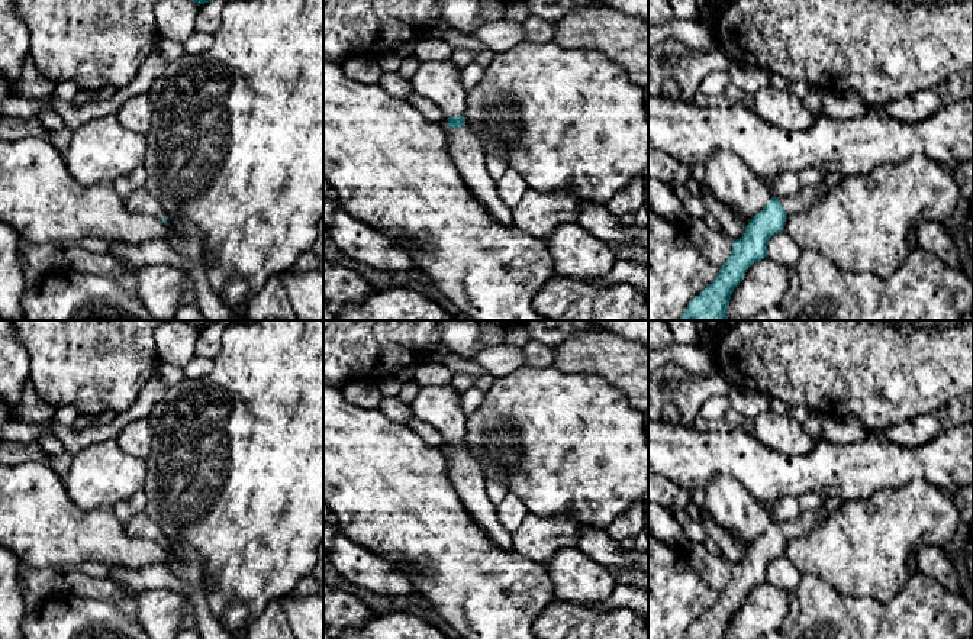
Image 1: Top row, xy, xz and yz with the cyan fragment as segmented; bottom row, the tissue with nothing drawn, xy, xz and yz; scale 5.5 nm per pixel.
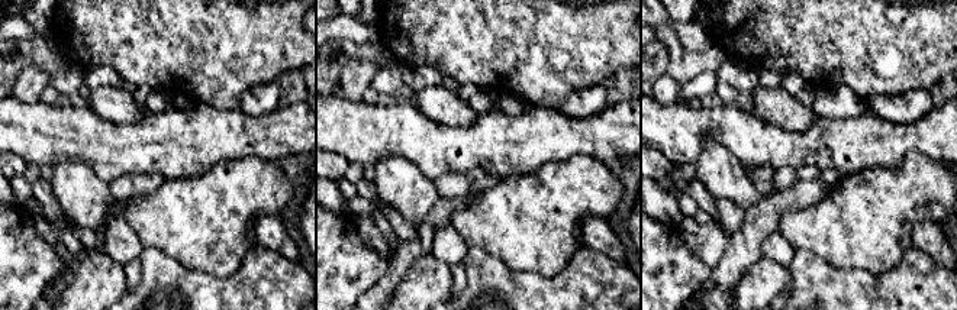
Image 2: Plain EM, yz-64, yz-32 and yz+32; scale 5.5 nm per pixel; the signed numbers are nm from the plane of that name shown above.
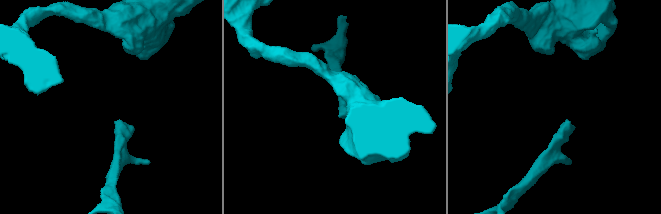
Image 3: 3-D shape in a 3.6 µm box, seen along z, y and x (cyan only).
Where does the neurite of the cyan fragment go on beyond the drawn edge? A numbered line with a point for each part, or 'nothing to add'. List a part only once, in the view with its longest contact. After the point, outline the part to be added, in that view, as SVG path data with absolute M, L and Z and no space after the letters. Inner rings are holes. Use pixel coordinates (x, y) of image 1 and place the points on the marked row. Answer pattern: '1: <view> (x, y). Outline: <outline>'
1: xz (464, 147). Outline: M467 126L448 133L448 152L473 197L500 223L513 225L512 209L499 197L496 181L486 167L486 154L479 136Z

